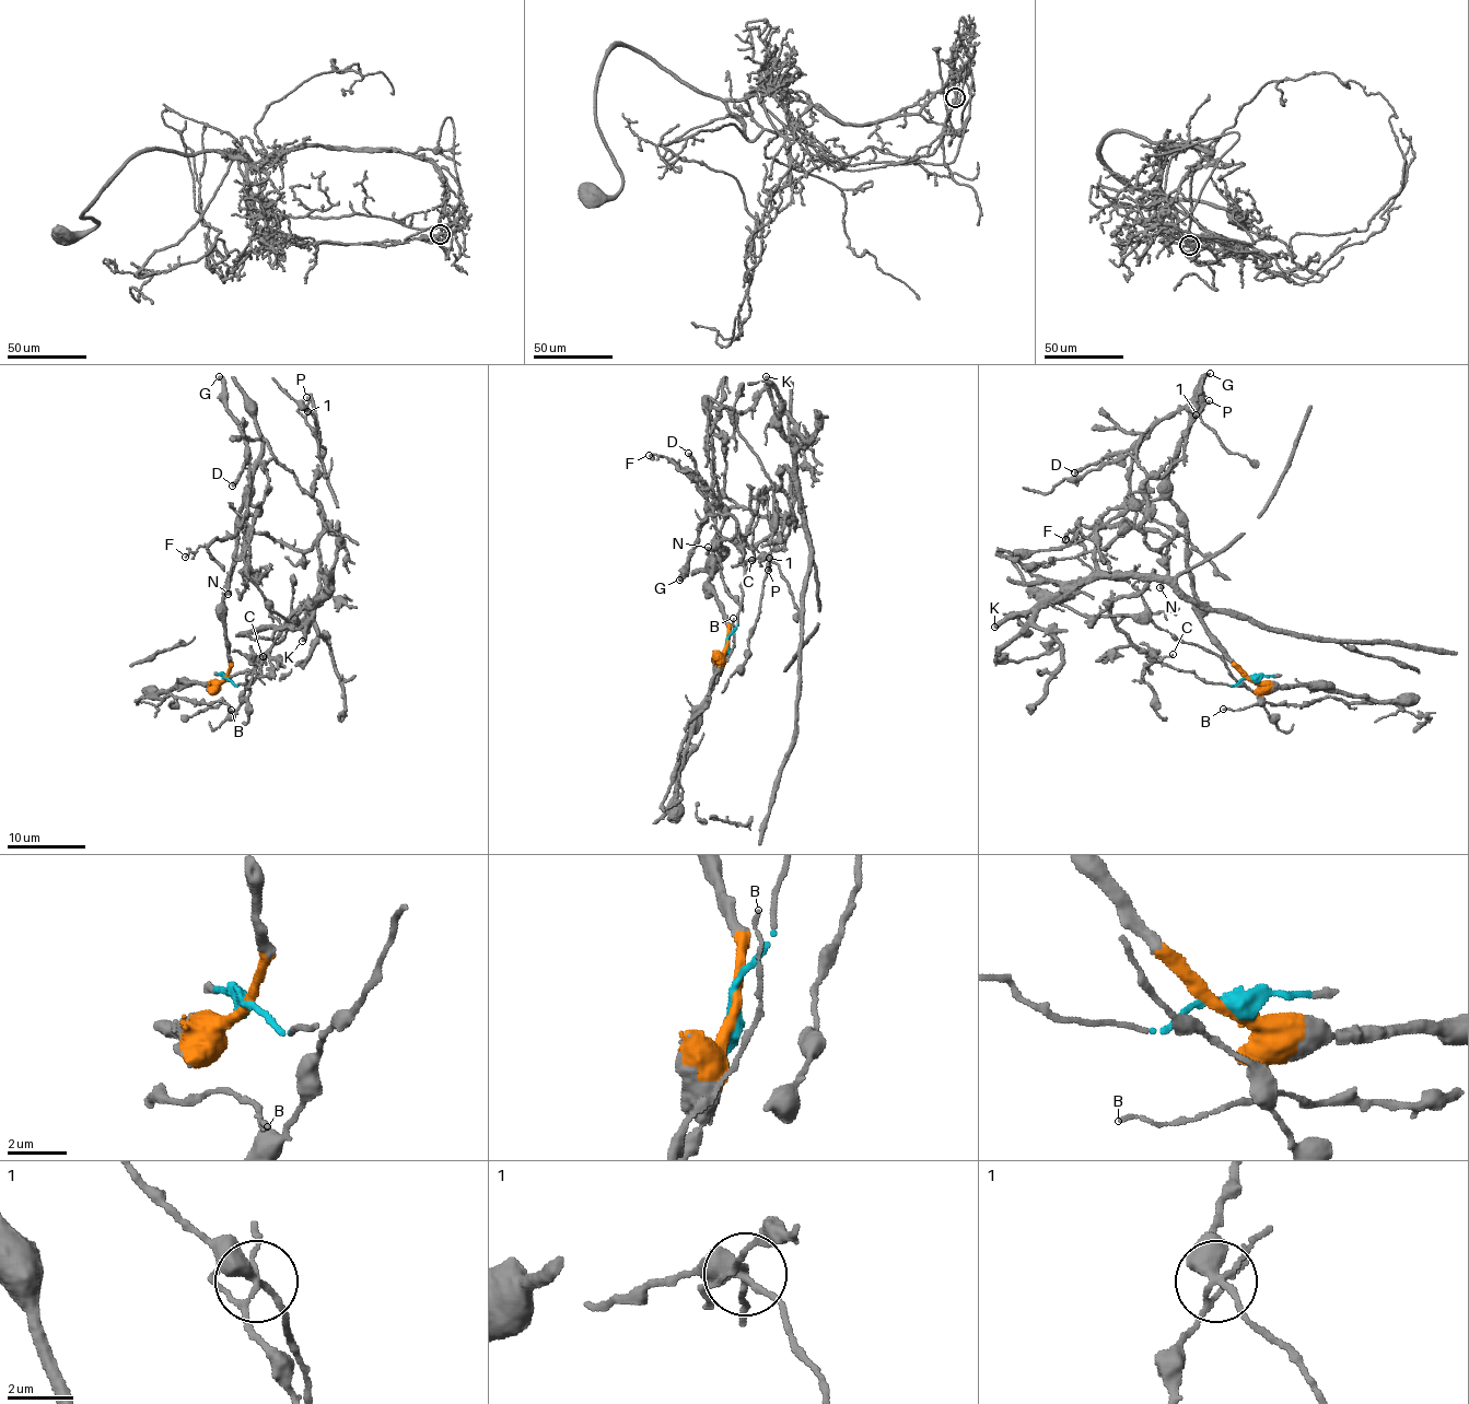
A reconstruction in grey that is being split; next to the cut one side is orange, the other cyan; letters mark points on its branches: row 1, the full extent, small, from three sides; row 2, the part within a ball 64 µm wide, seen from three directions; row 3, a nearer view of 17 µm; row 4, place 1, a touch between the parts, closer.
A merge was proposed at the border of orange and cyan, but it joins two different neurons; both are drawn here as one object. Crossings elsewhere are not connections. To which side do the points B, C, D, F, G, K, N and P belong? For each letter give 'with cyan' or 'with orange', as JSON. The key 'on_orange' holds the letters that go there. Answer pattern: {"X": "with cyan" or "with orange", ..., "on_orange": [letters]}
{"B": "with orange", "C": "with cyan", "D": "with orange", "F": "with orange", "G": "with orange", "K": "with cyan", "N": "with orange", "P": "with cyan", "on_orange": ["B", "D", "F", "G", "N"]}

